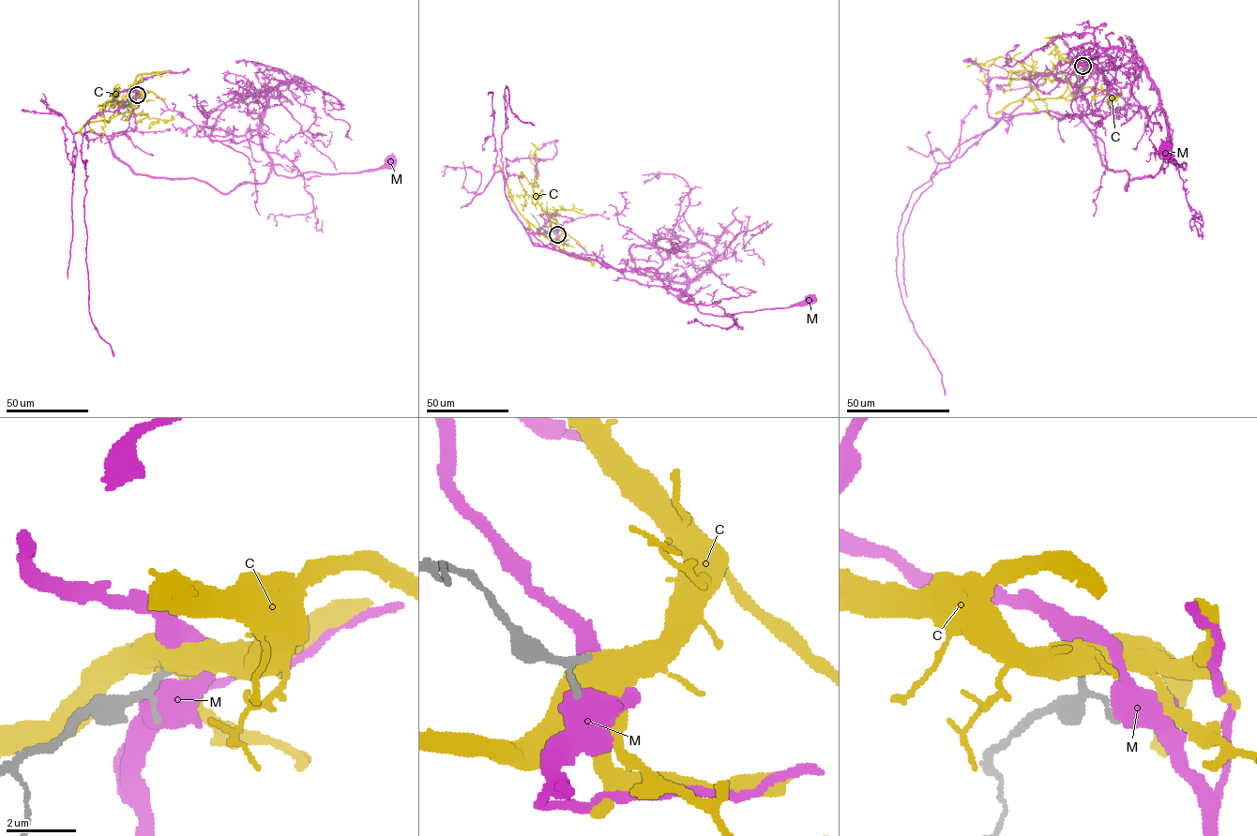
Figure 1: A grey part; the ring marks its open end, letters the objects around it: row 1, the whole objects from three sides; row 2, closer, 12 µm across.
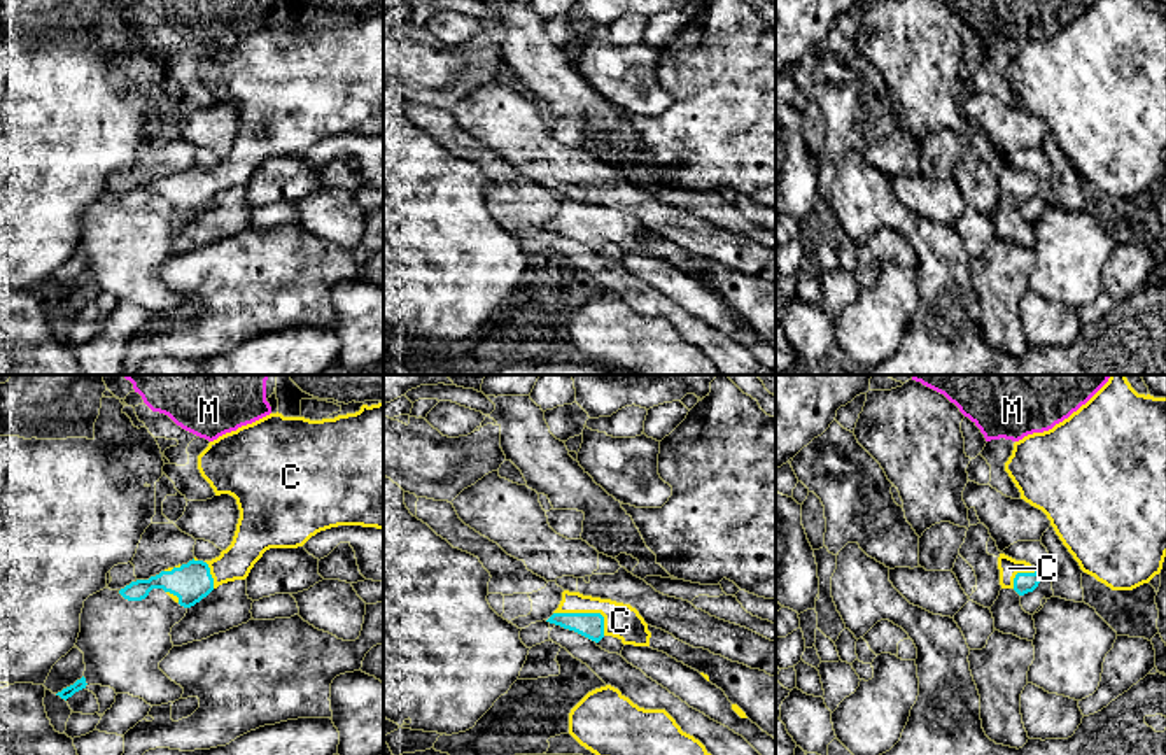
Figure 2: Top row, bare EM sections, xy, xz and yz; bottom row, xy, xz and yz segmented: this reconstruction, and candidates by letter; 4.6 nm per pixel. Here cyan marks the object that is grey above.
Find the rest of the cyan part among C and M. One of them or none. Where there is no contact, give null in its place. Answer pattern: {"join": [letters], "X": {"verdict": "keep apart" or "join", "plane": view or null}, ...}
{"join": ["C"], "C": {"verdict": "join", "plane": "xz"}, "M": {"verdict": "keep apart", "plane": null}}

